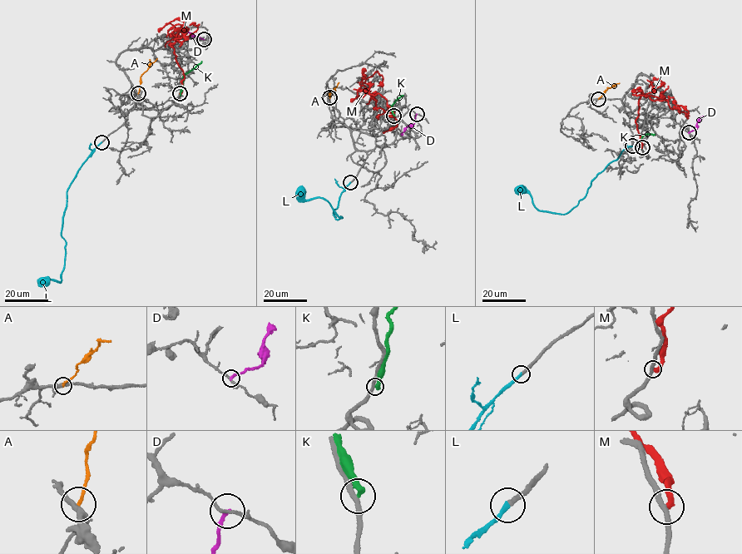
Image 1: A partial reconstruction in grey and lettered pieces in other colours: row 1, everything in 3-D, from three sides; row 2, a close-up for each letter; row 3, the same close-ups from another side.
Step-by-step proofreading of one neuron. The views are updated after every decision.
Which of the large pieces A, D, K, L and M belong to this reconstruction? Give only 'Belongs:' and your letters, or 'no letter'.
Belongs: L

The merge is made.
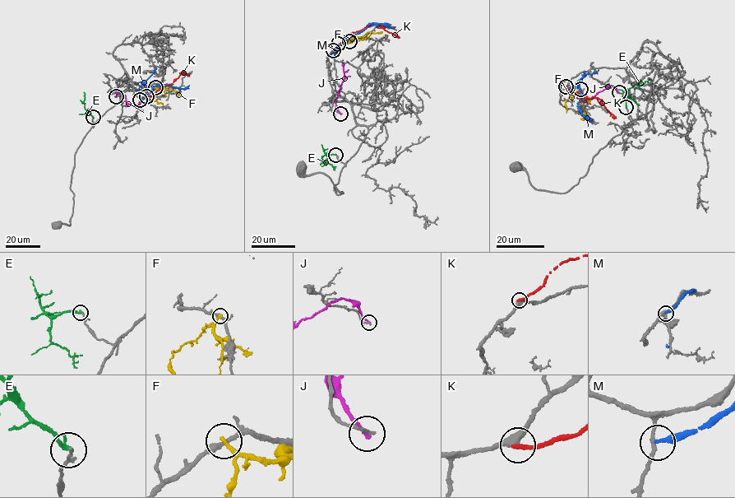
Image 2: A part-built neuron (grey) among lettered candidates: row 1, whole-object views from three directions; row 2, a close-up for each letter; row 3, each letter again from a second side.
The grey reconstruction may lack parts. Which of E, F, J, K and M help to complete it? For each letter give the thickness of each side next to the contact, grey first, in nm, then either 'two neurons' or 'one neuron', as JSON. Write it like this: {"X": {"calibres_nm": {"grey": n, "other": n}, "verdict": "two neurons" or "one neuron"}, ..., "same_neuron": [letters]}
{"E": {"calibres_nm": {"grey": 110, "other": 240}, "verdict": "two neurons"}, "F": {"calibres_nm": {"grey": 240, "other": 240}, "verdict": "two neurons"}, "J": {"calibres_nm": {"grey": 180, "other": 200}, "verdict": "two neurons"}, "K": {"calibres_nm": {"grey": 420, "other": 240}, "verdict": "two neurons"}, "M": {"calibres_nm": {"grey": 180, "other": 300}, "verdict": "two neurons"}, "same_neuron": []}

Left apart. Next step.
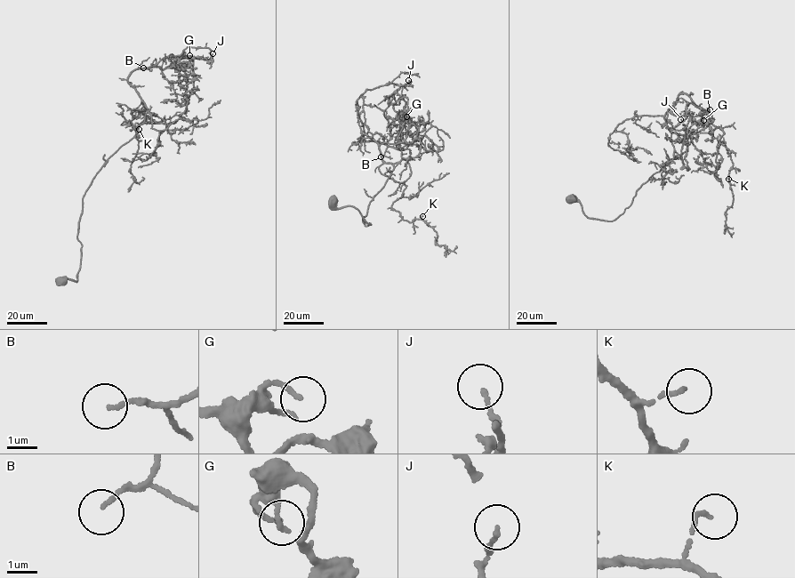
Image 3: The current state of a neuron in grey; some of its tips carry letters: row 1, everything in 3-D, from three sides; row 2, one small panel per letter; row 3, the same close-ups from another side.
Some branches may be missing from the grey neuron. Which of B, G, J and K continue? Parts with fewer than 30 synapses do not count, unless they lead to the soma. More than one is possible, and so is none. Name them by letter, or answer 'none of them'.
B

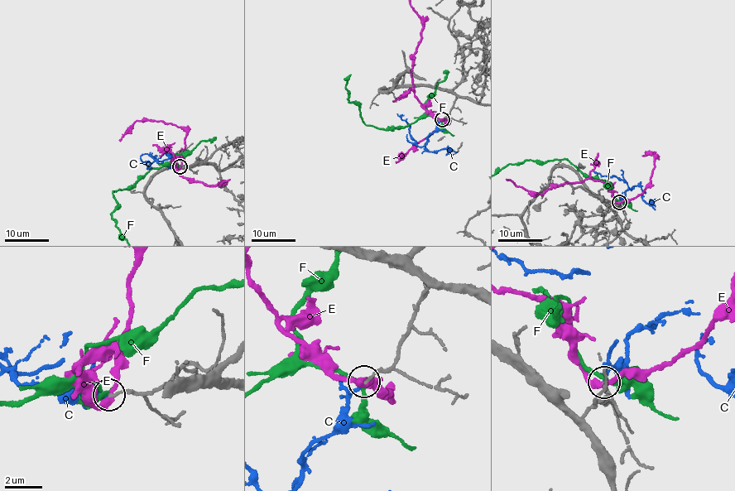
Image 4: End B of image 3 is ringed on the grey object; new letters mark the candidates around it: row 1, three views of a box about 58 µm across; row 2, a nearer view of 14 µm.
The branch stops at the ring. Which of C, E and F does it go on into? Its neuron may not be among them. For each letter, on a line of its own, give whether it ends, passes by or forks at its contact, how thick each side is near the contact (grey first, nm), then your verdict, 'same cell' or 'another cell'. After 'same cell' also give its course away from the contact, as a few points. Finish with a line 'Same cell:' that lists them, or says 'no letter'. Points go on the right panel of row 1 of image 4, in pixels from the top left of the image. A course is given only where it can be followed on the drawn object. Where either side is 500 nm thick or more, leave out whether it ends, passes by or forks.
C: it passes by | 130/140 nm | same cell | via (619, 202), (631, 189), (626, 183), (616, 176), (600, 175), (593, 169)
E: it passes by | 140/300 nm | another cell
F: it passes by | 130/200 nm | another cell
Same cell: C

